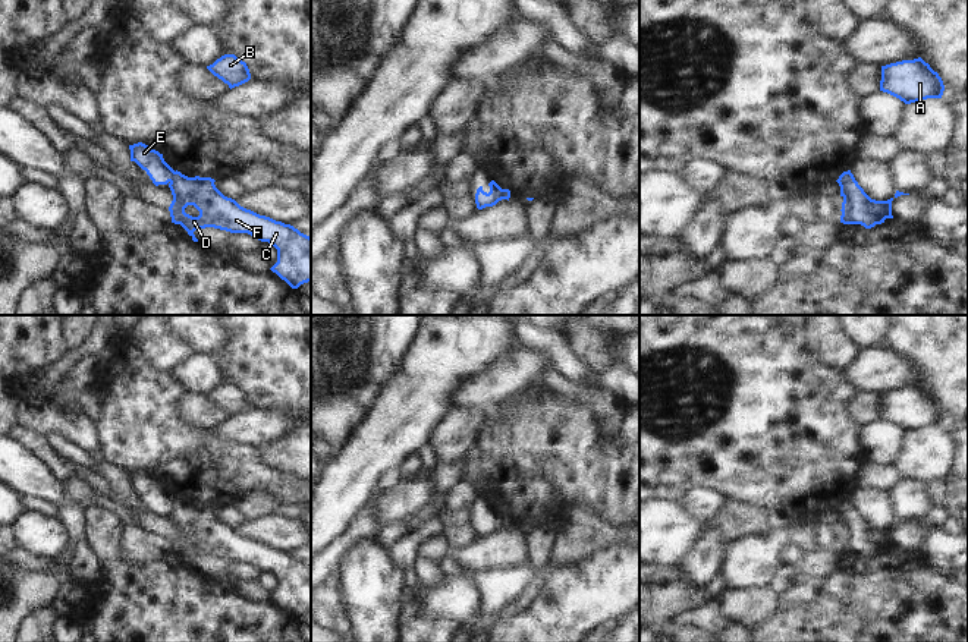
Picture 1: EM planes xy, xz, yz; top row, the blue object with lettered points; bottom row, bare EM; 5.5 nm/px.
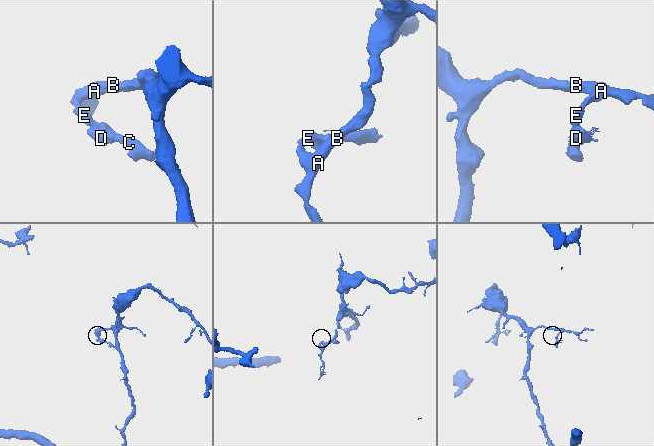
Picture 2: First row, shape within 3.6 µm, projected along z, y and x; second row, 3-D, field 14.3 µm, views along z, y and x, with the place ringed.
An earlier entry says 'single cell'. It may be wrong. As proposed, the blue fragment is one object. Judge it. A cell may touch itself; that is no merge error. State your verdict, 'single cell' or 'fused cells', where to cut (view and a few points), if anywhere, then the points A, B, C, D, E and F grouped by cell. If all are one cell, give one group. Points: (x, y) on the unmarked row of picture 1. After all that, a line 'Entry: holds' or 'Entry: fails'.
fused cells; cut xy (175, 500), (169, 509); groups A B E / C D F
Entry: fails

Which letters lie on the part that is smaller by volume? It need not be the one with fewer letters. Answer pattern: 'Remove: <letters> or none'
Remove: C, D, F

